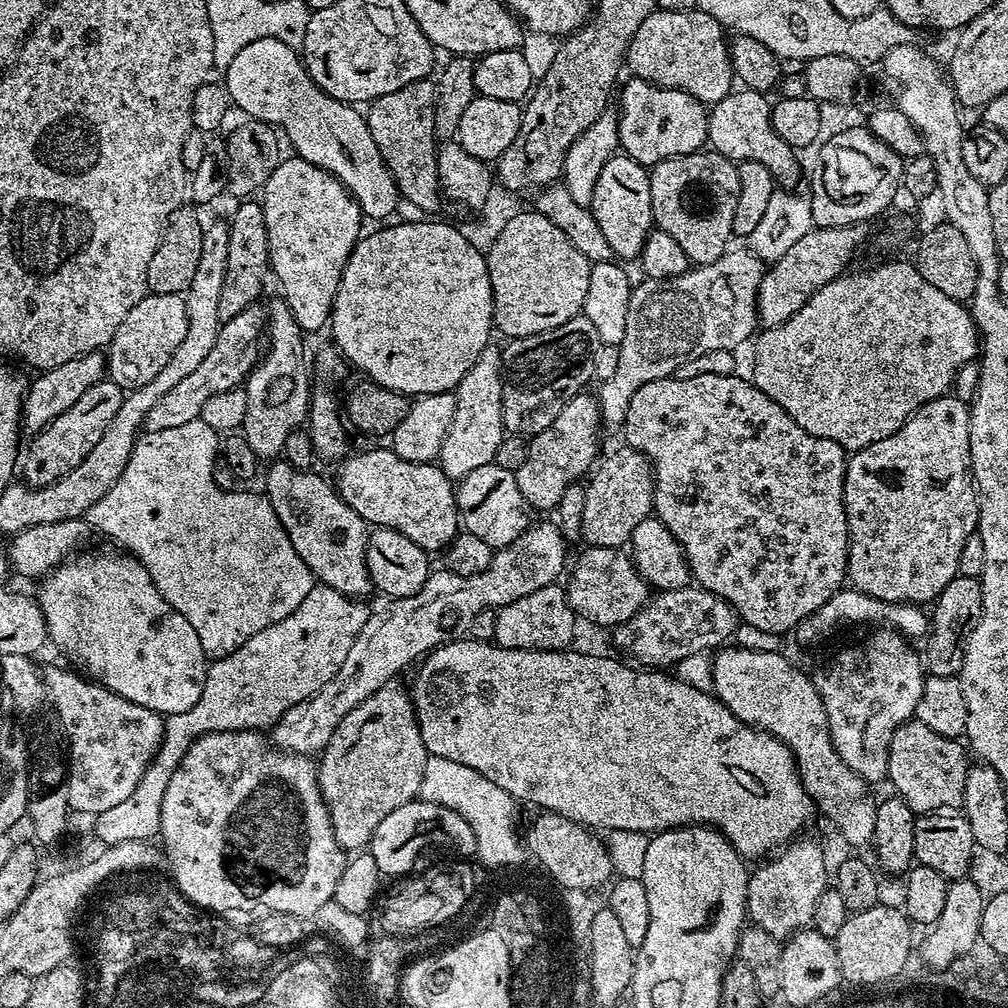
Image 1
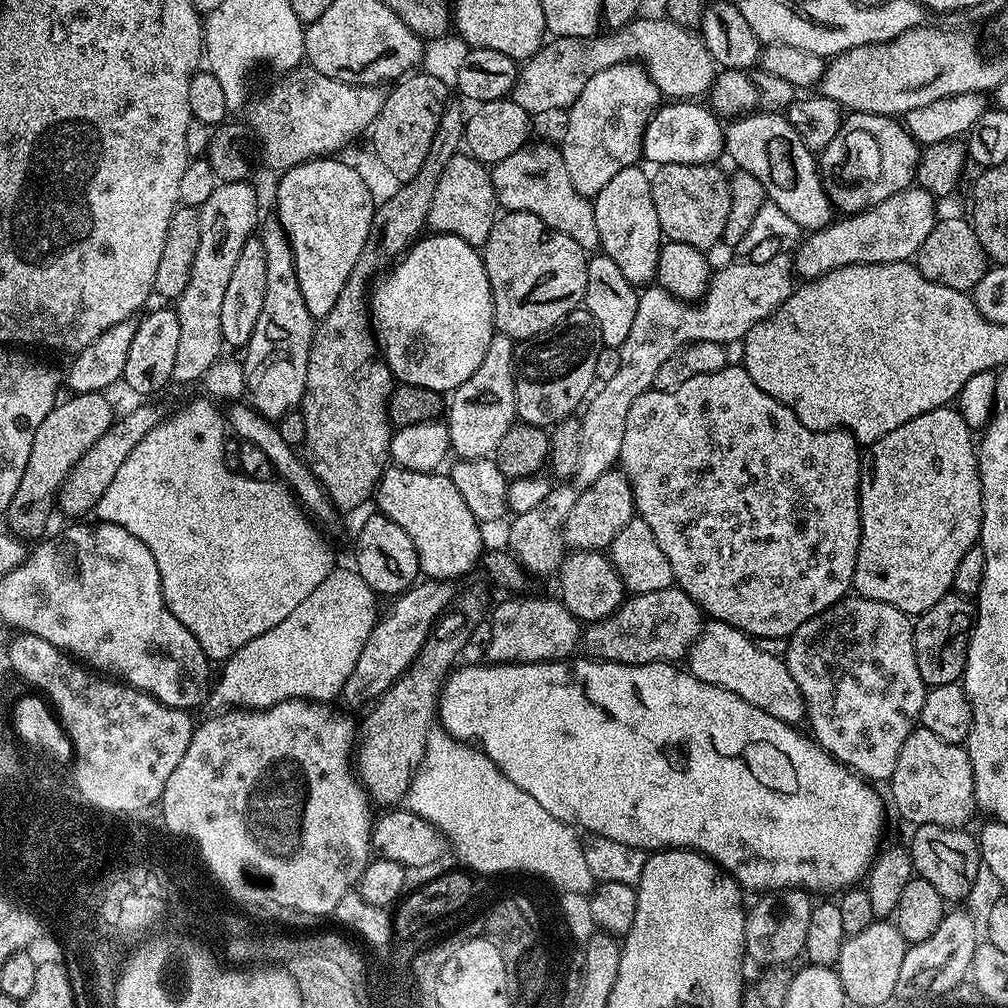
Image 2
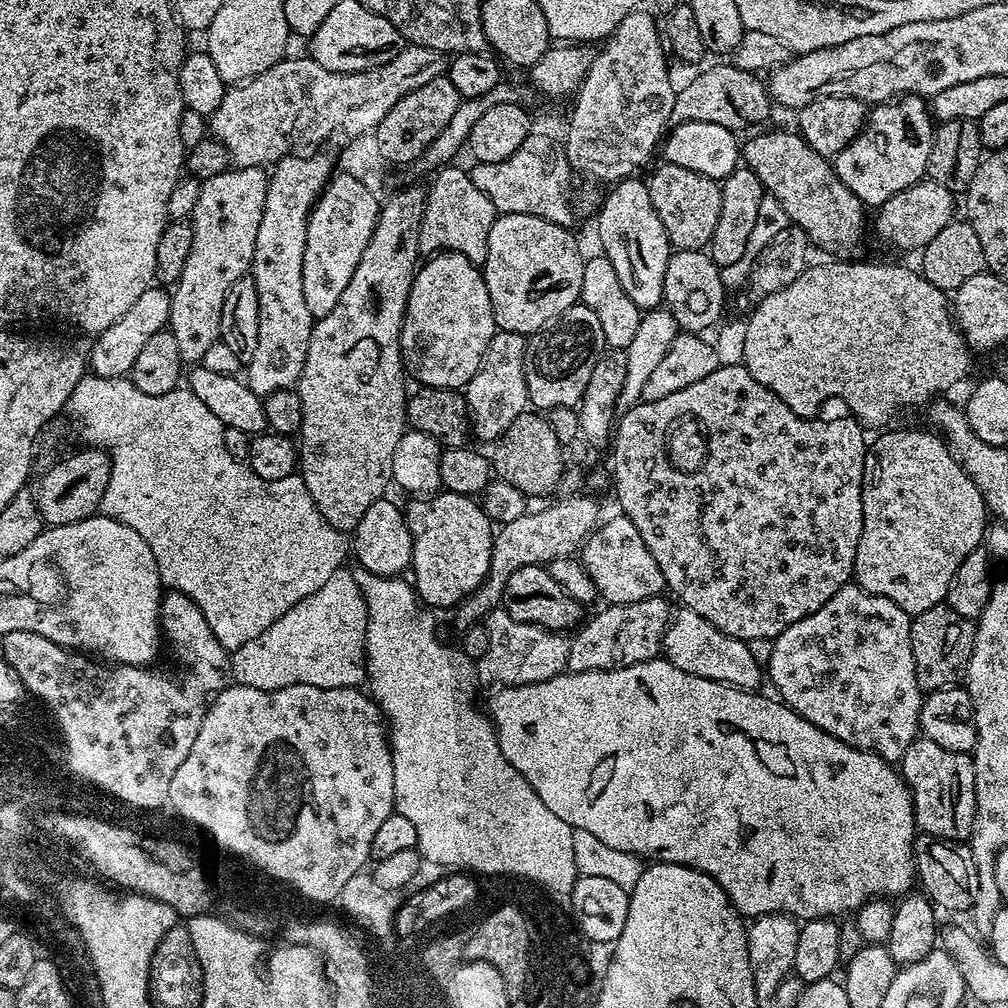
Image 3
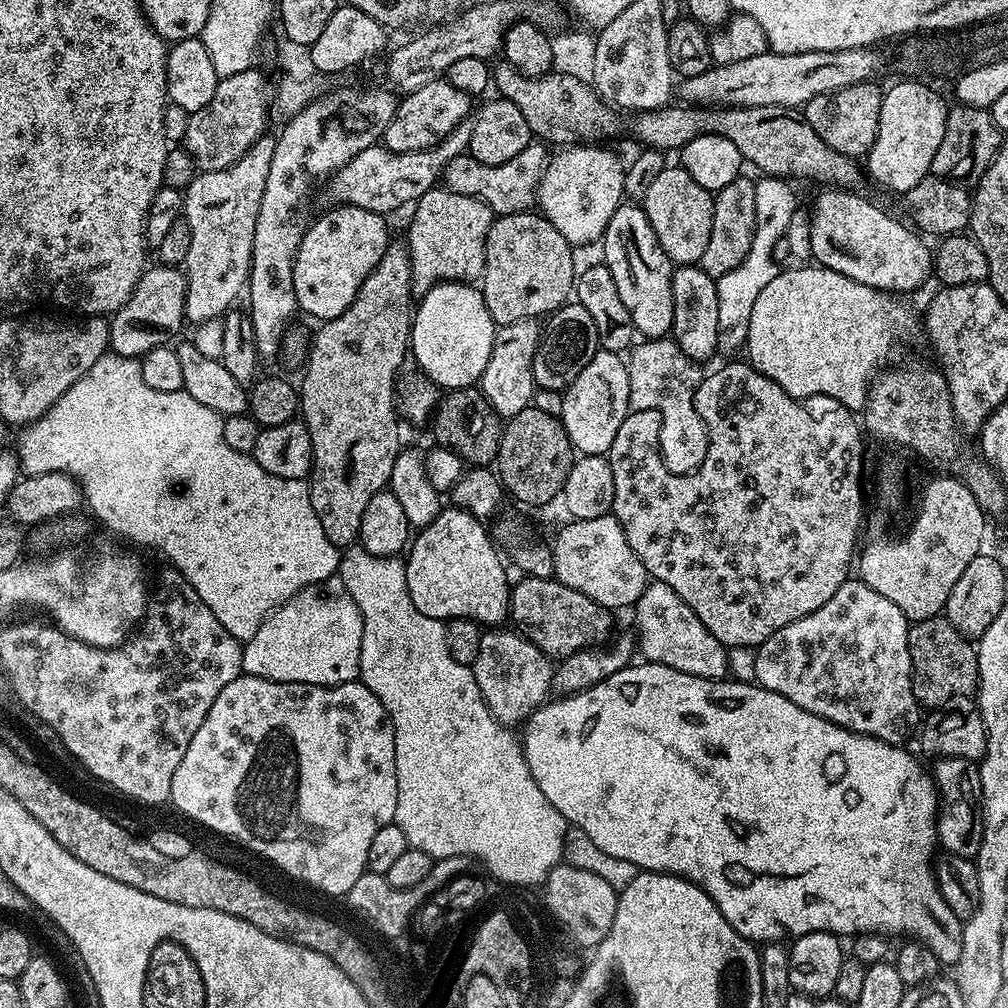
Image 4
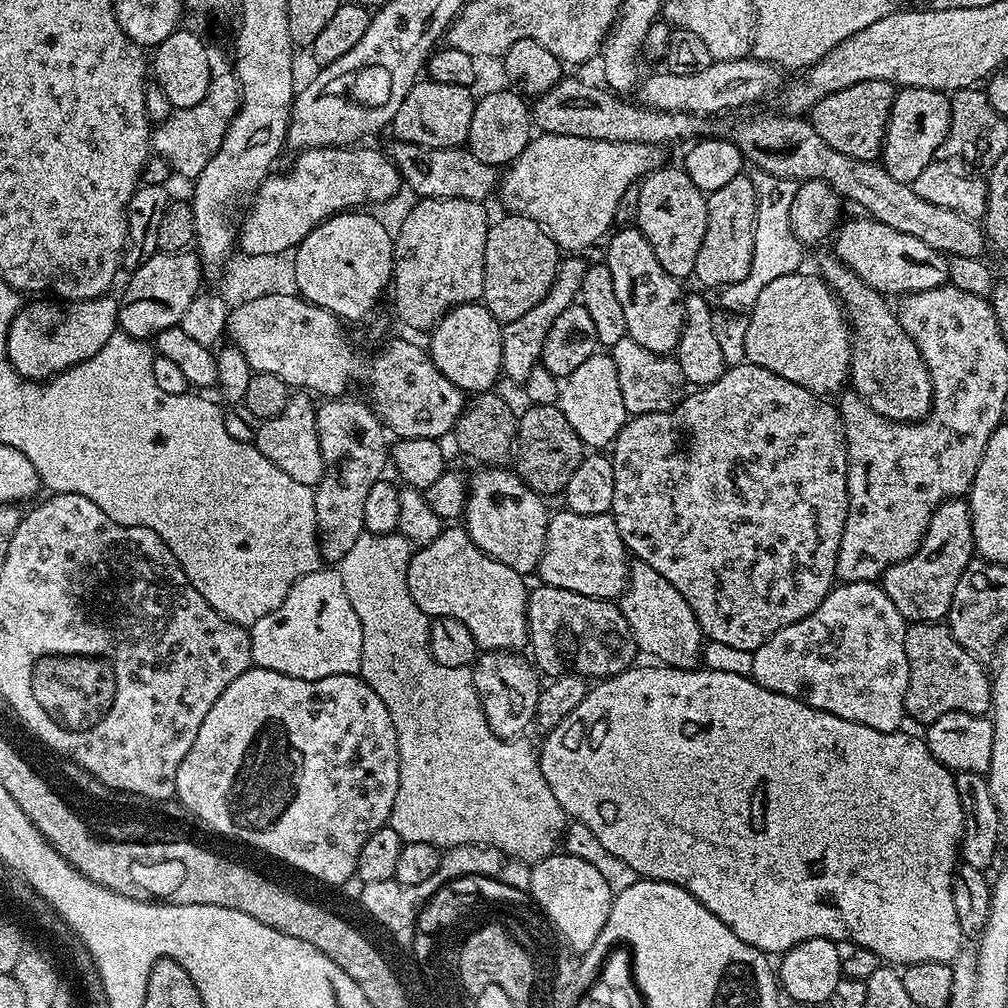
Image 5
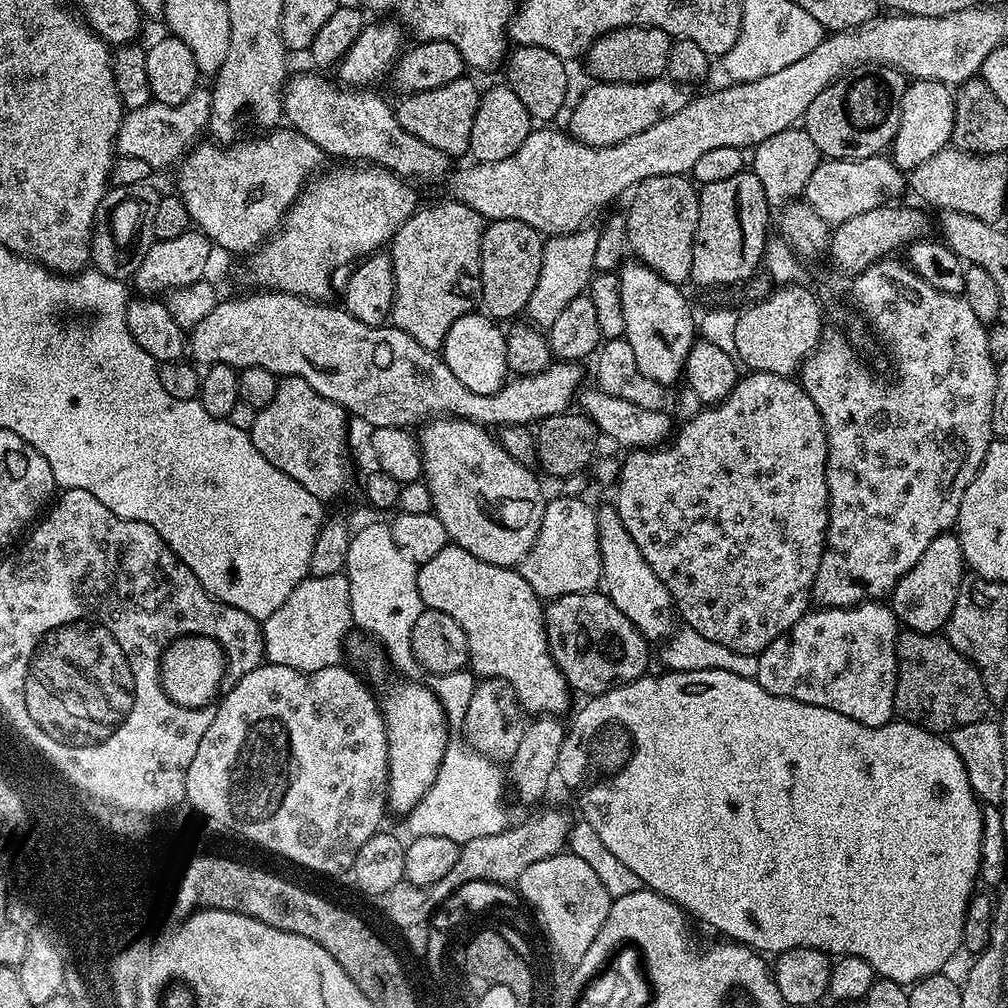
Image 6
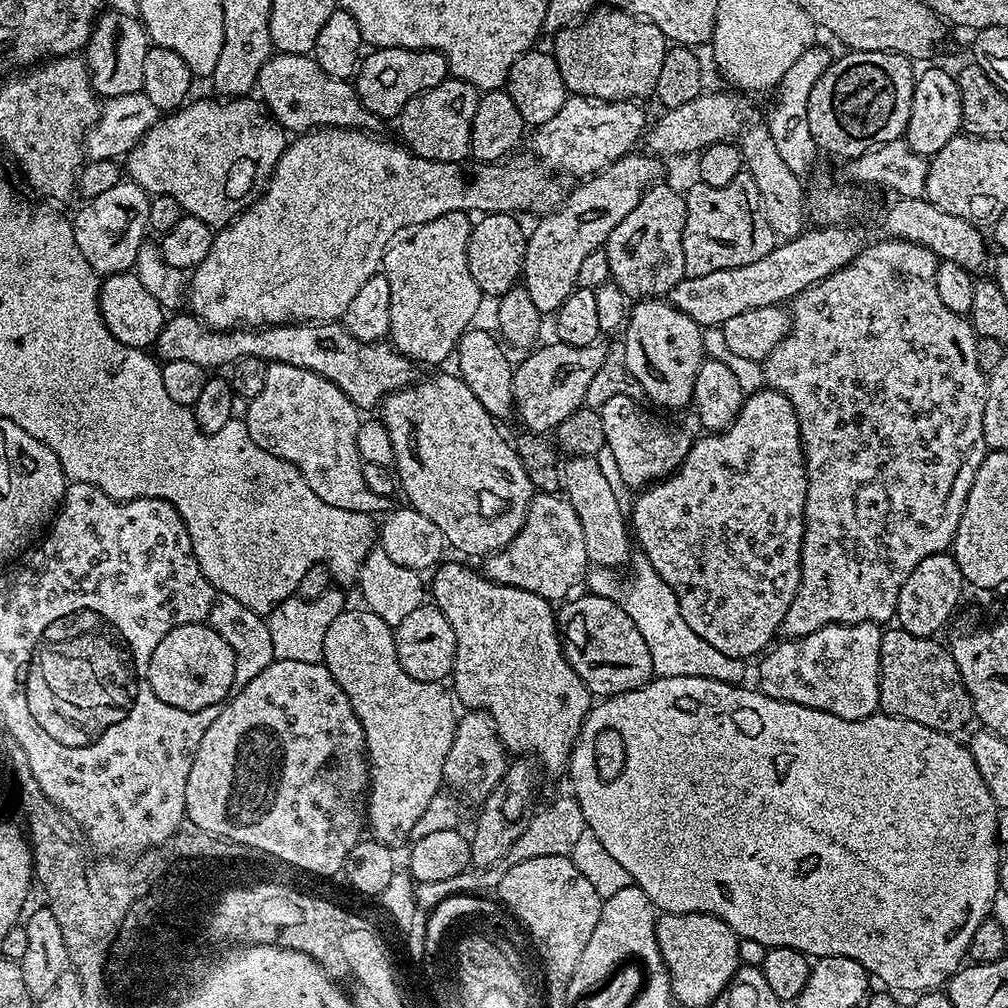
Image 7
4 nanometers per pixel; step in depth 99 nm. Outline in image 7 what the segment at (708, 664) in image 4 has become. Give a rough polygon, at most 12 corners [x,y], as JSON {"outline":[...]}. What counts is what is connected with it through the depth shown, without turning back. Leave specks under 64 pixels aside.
{"outline":[[568,456],[562,492],[582,522],[589,565],[620,570],[625,509],[596,456]]}

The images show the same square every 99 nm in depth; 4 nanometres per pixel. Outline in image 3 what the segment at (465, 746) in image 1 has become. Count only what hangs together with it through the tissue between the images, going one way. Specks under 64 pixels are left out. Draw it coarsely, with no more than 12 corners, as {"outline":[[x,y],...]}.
{"outline":[[666,658],[493,691],[572,829],[844,918],[917,883],[912,792]]}

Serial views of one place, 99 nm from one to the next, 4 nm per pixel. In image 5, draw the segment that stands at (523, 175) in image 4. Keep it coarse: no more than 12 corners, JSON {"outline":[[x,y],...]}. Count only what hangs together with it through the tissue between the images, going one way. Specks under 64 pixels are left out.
{"outline":[[393,143],[417,197],[487,201],[498,172],[467,147]]}

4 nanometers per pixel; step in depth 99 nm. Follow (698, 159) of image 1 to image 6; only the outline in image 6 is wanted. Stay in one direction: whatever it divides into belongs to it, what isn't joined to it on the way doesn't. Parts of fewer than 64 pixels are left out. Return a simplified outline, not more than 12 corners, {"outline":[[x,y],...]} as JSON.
{"outline":[[651,176],[626,208],[631,255],[689,283],[700,193]]}

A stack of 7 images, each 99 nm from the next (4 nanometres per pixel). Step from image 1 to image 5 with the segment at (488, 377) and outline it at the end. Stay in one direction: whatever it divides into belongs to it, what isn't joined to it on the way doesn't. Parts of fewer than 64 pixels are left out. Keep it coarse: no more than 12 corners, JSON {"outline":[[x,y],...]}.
{"outline":[[564,258],[542,302],[503,325],[503,375],[541,363],[550,326],[577,303],[585,261]]}

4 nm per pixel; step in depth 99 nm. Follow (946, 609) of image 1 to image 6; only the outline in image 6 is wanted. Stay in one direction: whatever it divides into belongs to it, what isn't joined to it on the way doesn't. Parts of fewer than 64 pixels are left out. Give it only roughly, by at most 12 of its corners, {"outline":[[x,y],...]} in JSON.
{"outline":[[940,634],[896,638],[895,715],[951,733],[989,715],[980,672]]}

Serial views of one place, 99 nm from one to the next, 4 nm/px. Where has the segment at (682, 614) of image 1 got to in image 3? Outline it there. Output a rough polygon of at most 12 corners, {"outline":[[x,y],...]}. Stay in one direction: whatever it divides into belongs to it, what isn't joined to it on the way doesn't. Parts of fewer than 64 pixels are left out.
{"outline":[[663,595],[608,604],[571,637],[567,671],[661,655]]}

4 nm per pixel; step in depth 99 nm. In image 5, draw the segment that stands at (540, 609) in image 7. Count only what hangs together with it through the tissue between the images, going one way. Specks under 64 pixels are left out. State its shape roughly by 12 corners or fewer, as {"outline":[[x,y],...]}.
{"outline":[[463,526],[417,547],[410,598],[485,652],[529,643],[525,577]]}

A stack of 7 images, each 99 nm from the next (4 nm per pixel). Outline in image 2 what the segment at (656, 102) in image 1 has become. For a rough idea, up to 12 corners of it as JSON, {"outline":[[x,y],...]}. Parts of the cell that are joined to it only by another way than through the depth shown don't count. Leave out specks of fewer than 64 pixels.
{"outline":[[700,102],[661,103],[644,128],[652,166],[710,164],[725,125]]}

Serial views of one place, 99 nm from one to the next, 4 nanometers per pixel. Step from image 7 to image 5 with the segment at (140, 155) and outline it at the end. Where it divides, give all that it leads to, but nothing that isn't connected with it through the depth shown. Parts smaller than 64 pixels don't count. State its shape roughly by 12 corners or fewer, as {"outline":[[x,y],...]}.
{"outline":[[306,148],[238,224],[248,256],[291,253],[338,212],[402,192],[391,155]]}

